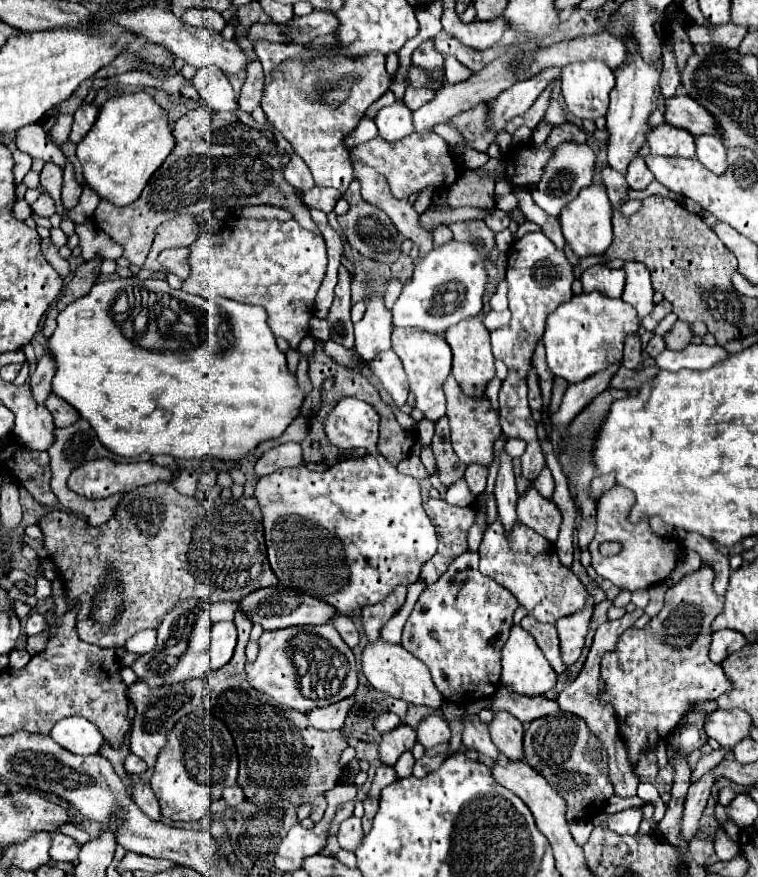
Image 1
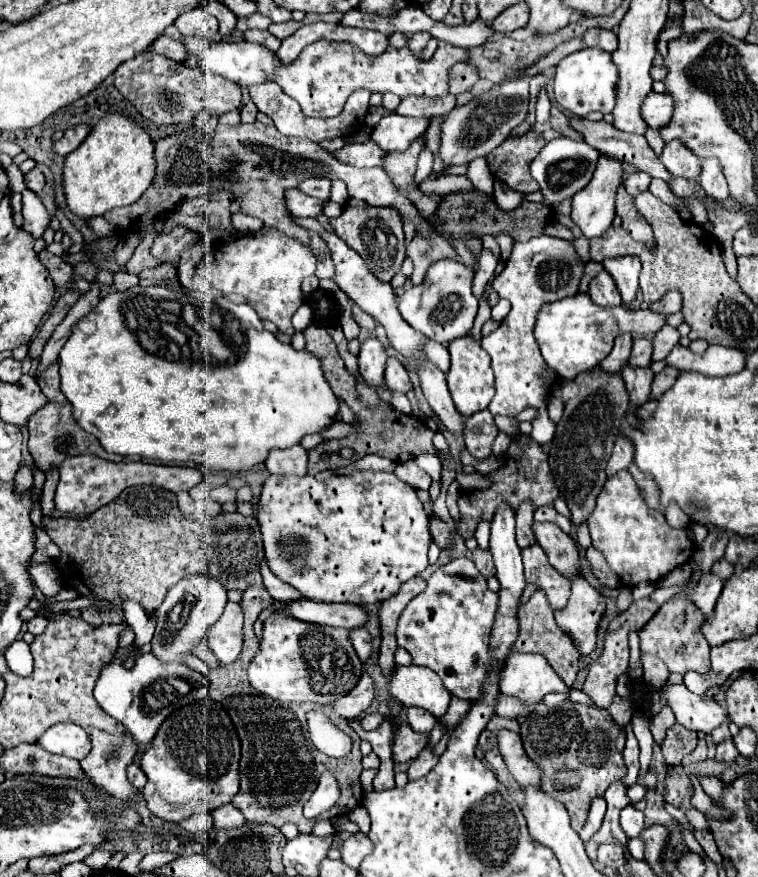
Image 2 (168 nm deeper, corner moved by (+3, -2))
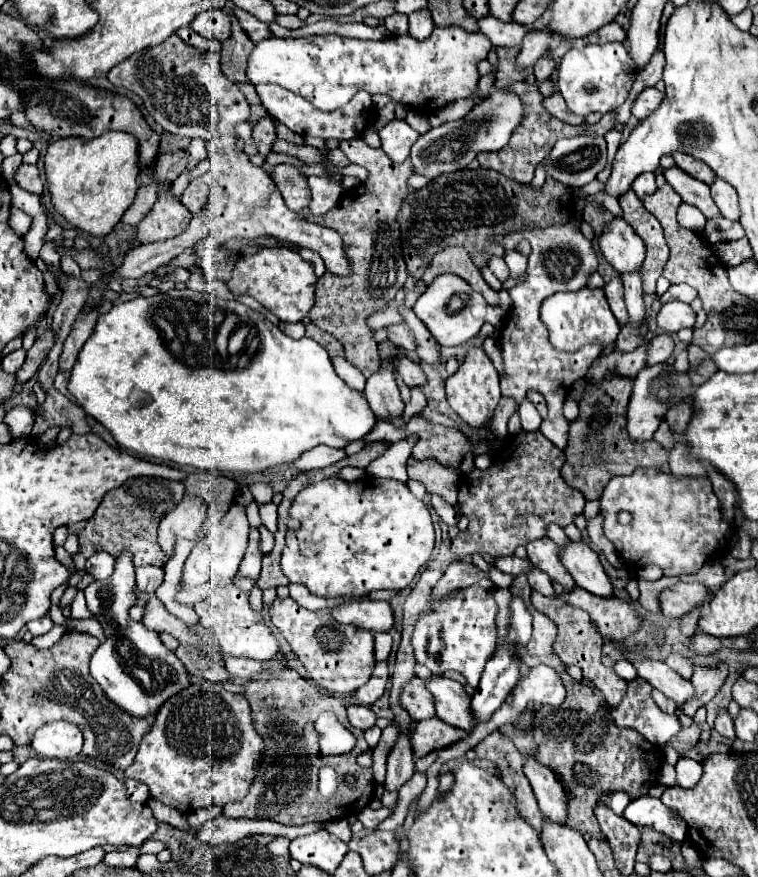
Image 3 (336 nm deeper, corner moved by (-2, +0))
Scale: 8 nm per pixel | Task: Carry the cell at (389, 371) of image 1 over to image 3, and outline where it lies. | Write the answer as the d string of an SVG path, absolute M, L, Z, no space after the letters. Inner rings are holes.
M401 358L399 360L399 376L403 378L403 382L413 388L413 386L423 386L427 382L427 376L425 372L421 370L421 364L419 362L413 362L409 358Z

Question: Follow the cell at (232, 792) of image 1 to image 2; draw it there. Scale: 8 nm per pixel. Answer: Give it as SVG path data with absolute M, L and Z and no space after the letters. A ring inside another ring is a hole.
M226 804L222 808L218 808L216 812L212 812L214 816L214 826L216 828L234 828L234 826L242 826L244 824L244 814L232 806L232 804Z

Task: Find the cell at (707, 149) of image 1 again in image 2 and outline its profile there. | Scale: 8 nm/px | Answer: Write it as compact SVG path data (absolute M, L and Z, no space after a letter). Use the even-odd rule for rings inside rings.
M716 158L702 160L702 172L698 176L698 182L708 192L708 196L716 196L720 200L726 200L730 196L728 184L724 180L724 172L720 168L720 162L716 162Z

